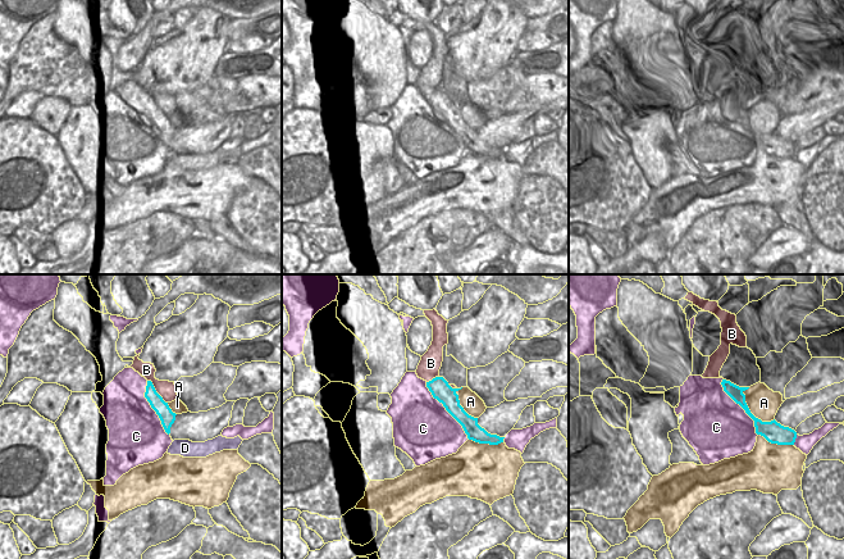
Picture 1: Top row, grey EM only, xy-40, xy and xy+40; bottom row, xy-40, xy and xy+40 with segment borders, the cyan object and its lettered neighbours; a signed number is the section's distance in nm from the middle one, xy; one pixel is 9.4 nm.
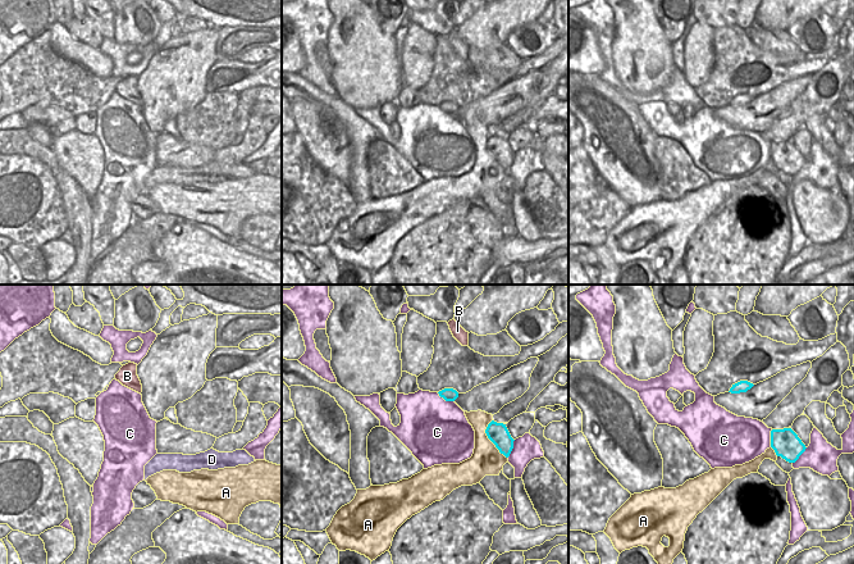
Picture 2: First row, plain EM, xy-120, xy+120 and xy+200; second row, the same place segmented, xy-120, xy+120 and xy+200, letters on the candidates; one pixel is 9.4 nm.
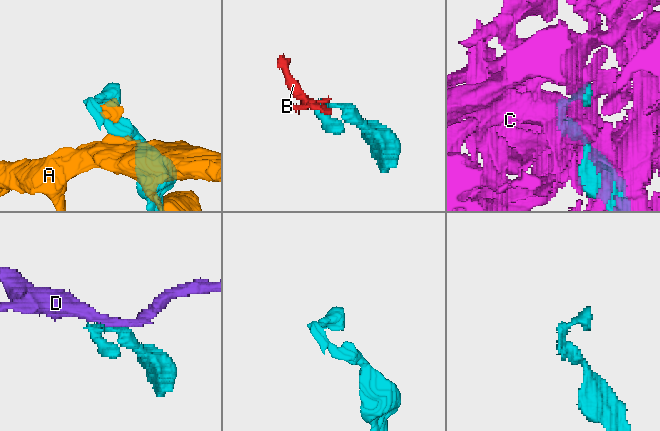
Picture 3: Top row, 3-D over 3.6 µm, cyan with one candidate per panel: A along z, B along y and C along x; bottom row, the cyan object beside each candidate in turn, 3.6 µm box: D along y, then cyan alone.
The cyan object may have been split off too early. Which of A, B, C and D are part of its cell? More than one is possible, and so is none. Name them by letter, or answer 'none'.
B.

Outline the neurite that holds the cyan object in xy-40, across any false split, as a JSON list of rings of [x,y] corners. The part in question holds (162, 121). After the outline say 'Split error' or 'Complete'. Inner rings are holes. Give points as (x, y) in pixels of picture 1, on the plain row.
[[[140,67],[133,71],[133,77],[128,81],[133,81],[147,92],[145,110],[159,128],[165,145],[169,147],[177,128],[168,118],[178,112],[175,97],[174,95],[156,92],[154,77],[143,76],[138,69]]]. Split error.

